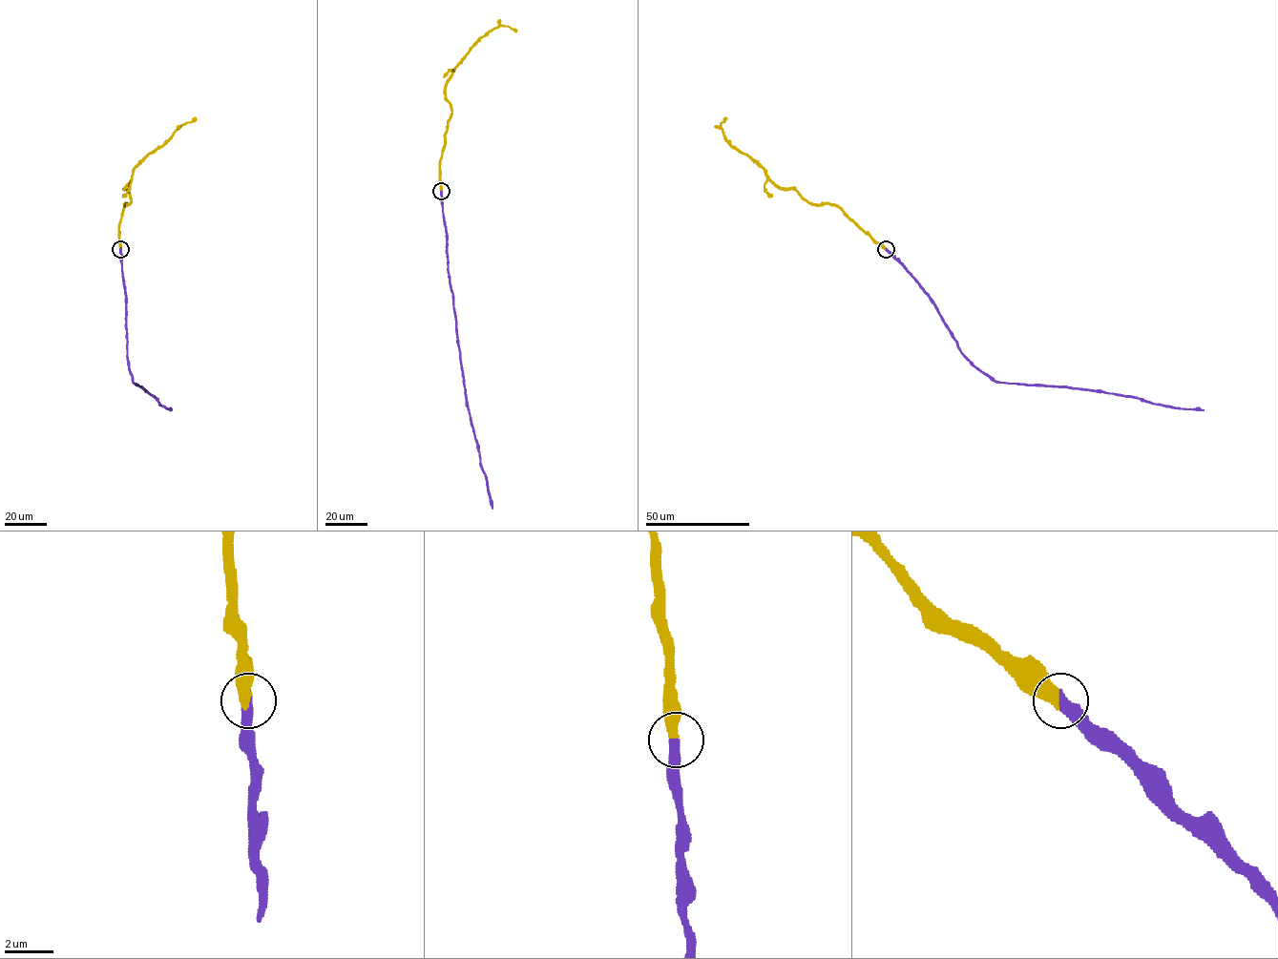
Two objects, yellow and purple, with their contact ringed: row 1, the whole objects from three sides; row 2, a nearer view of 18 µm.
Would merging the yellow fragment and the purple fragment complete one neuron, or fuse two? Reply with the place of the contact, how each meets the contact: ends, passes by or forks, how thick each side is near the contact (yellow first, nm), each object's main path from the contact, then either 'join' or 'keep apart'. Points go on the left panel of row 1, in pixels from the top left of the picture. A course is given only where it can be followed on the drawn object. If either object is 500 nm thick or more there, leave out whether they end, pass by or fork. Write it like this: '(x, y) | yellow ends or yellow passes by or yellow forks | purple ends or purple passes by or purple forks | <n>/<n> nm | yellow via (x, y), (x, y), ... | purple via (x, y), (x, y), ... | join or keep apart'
(120, 249) | 500/460 nm | yellow via (120, 249), (119, 223), (124, 204), (131, 201), (130, 193), (124, 188), (133, 170), (180, 126), (195, 117) | purple via (120, 249), (127, 352), (133, 382), (171, 410) | join

